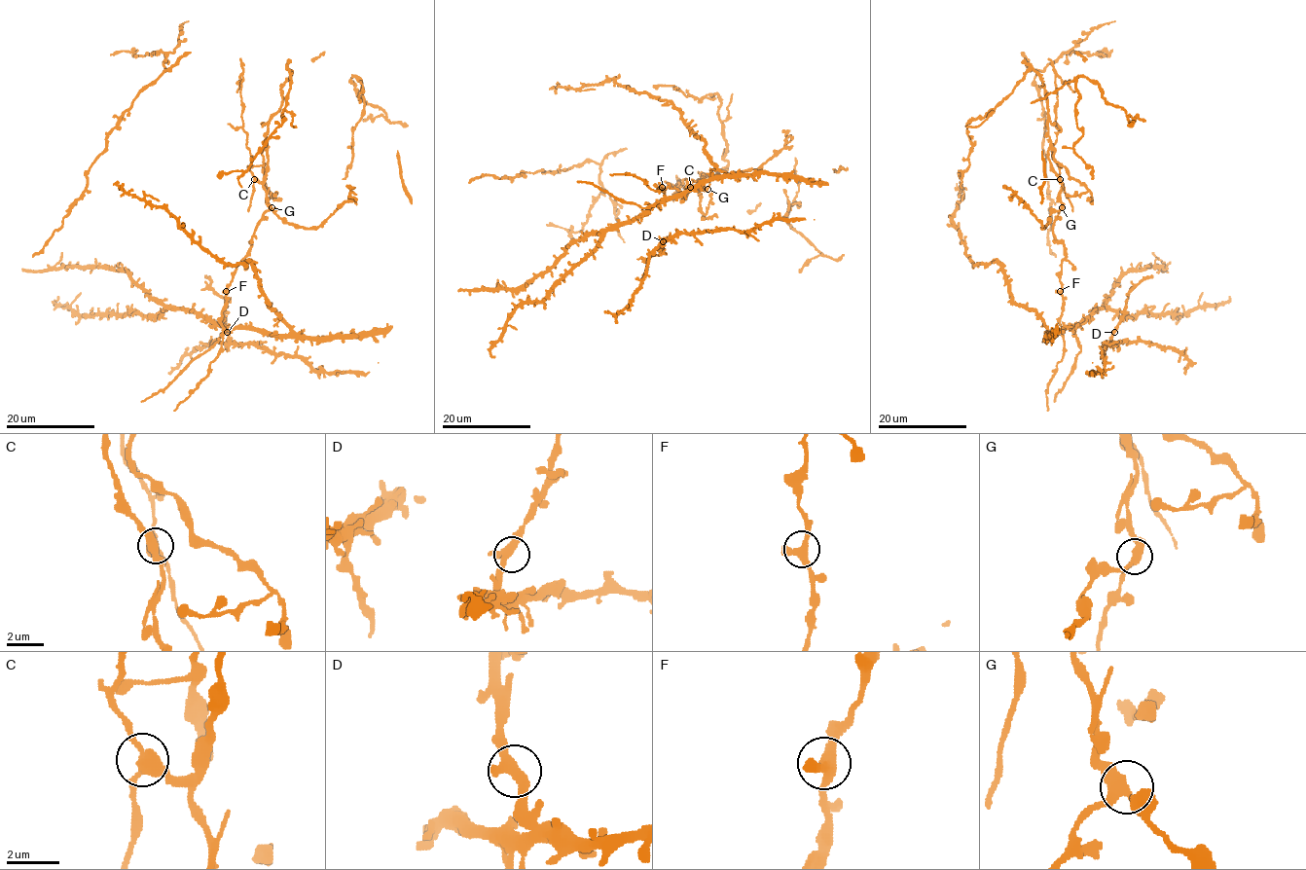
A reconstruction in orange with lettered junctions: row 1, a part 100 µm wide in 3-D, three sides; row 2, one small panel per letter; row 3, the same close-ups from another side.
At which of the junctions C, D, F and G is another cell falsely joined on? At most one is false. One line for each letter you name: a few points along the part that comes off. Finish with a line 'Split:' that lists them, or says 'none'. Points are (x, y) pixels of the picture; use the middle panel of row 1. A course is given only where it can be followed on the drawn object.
C: foreign part runs (691, 187), (686, 186), (686, 179), (678, 187), (678, 182), (672, 201)
Split: C

